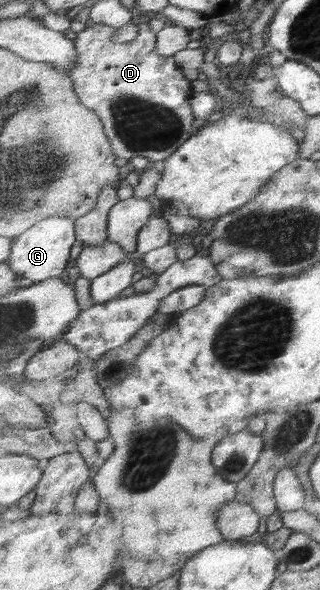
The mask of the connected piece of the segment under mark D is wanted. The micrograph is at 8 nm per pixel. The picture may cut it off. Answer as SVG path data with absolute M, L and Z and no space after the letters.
M149 22L141 23L139 29L139 38L127 44L113 42L117 28L103 23L94 23L81 31L75 39L79 62L70 75L83 104L97 111L105 123L115 154L129 160L135 156L146 156L152 166L159 166L194 136L193 128L198 116L189 102L193 98L193 81L185 78L185 72L175 56L161 56L157 52L157 32L151 30Z

